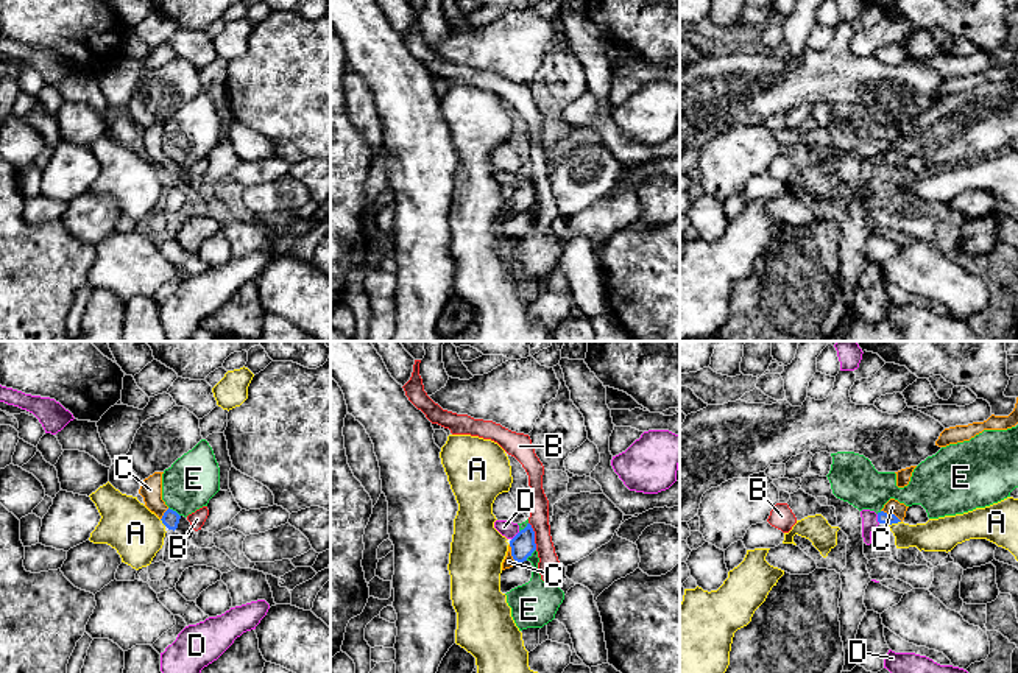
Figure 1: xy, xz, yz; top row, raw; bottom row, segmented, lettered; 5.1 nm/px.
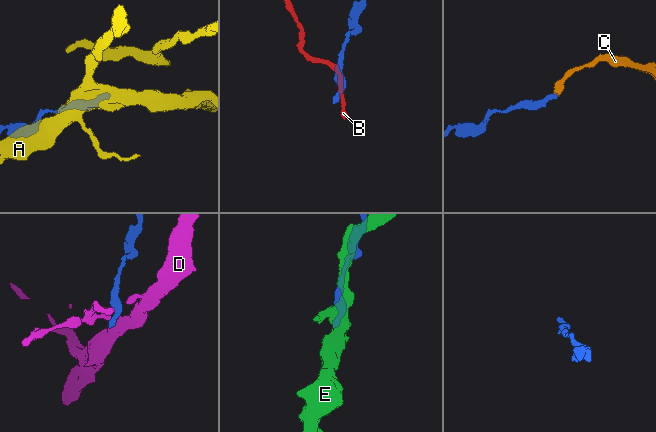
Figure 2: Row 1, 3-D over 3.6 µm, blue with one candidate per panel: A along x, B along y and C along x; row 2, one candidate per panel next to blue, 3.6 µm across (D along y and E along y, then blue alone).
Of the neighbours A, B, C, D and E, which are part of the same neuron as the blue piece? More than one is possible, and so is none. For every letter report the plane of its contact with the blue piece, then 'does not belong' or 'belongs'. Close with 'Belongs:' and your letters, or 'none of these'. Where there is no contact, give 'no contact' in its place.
A: yz | does not belong
B: xz | does not belong
C: yz | belongs
D: yz | does not belong
E: xz | does not belong
Belongs: C

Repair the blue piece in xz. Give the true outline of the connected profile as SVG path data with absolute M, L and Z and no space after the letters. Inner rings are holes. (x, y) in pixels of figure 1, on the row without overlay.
M527 174L527 178L510 192L507 207L502 213L502 221L513 218L516 213L527 212L535 201L535 182L532 176Z

